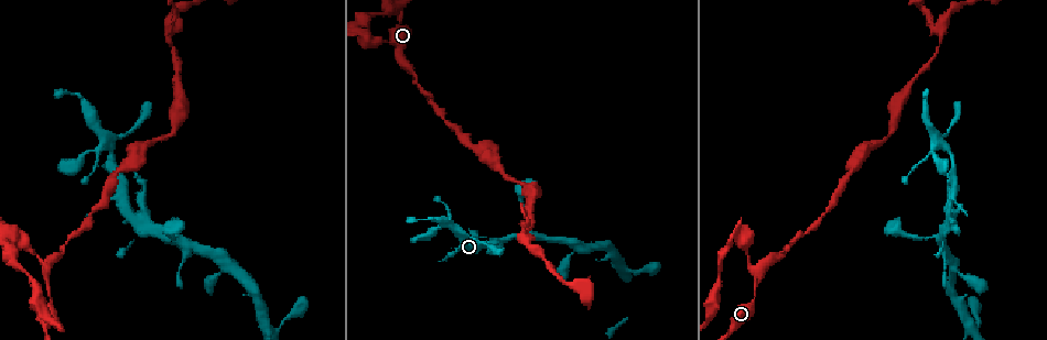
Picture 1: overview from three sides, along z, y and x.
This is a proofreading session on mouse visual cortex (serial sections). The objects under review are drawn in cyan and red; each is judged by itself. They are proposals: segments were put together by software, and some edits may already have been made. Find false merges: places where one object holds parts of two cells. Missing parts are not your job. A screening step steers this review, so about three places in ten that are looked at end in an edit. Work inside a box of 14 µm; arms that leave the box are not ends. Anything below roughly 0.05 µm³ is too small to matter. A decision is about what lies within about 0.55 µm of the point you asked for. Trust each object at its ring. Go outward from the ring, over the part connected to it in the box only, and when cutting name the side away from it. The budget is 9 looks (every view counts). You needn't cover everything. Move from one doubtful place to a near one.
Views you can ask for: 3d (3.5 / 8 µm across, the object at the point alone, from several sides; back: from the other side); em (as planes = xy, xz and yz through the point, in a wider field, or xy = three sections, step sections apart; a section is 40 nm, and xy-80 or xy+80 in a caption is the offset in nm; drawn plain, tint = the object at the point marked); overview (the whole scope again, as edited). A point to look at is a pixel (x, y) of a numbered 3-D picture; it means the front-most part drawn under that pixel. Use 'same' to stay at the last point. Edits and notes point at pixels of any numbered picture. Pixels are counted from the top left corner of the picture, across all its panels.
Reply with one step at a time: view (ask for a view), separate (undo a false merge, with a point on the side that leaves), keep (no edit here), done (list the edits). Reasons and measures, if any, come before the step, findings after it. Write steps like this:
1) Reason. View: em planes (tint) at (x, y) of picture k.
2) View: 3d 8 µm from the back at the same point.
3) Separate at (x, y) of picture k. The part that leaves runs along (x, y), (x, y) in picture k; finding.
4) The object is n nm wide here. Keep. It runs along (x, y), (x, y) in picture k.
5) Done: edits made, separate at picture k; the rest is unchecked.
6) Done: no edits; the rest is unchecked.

Narrows sharply. View: 3d 3.5 µm at (932, 150) of picture 1.

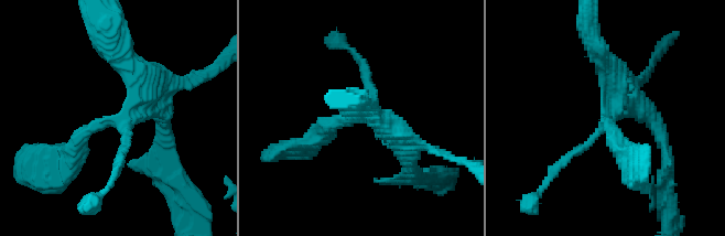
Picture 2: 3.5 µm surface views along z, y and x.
Keep. Continuous, no second cell.

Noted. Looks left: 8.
View: 3d 3.5 µm at (138, 219) of picture 1.

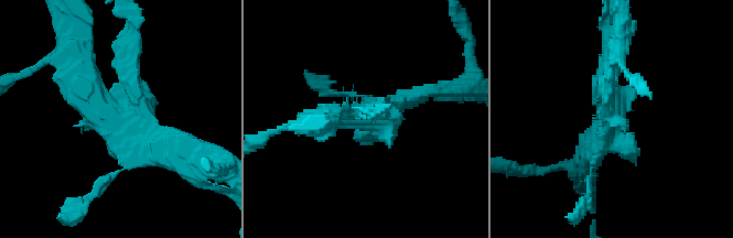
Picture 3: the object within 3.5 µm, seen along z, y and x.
Separate at (136, 68) of picture 3. The part that leaves runs along (125, 105), (135, 95), (135, 23) in picture 3; two cells meet here.

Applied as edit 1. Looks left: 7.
View: overview.

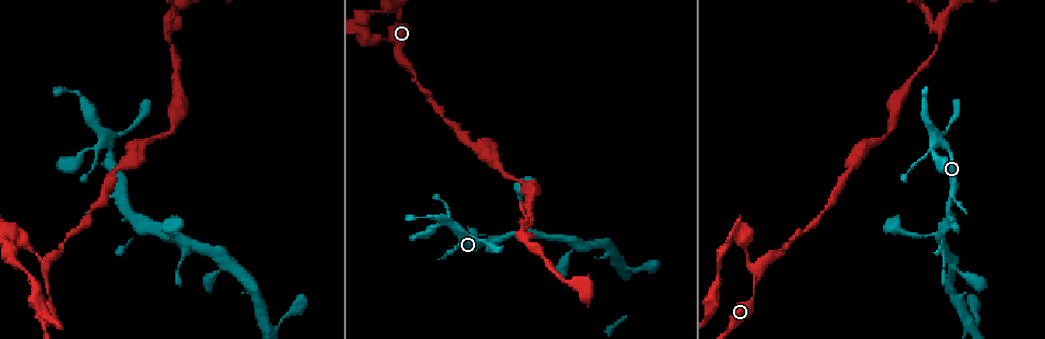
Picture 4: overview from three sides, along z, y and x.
Thick turns thin. View: 3d 3.5 µm from the back at (45, 274) of picture 4.

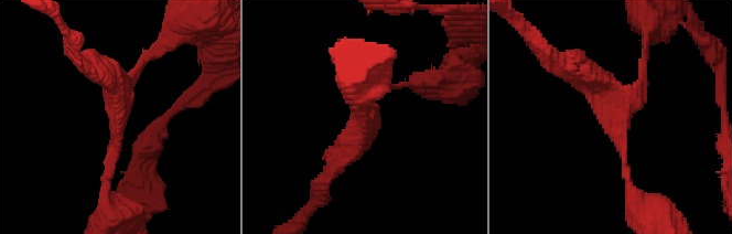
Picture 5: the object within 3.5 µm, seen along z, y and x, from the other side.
3 arms meet here; the arms are 100, 150, 350 nm wide; shape alone is not enough. View: em xy step 2 (tint) at (369, 112) of picture 5.

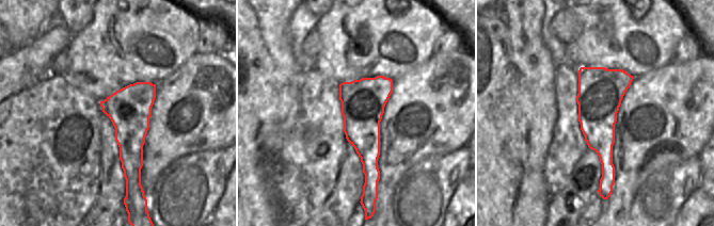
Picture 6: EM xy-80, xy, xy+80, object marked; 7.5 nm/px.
Another direction. View: em xy step 5 (tint) at the same point.

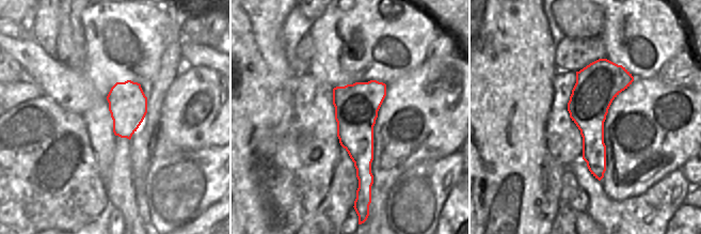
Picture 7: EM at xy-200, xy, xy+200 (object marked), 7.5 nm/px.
The object is 320 nm wide here. Keep. It runs along (628, 182), (623, 115), (574, 71) in picture 5; continuous, no second cell.

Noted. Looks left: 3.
Four or more arms meet. View: 3d 3.5 µm at (360, 28) of picture 4.

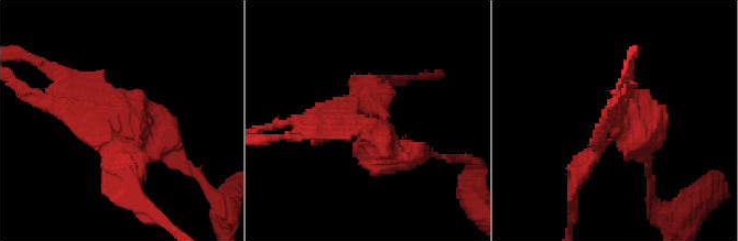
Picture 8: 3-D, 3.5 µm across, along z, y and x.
4 arms meet here; the arms are 100, 150, 200, 200 nm wide; shape alone is not enough. View: em xy step 5 (plain) at (119, 124) of picture 8.

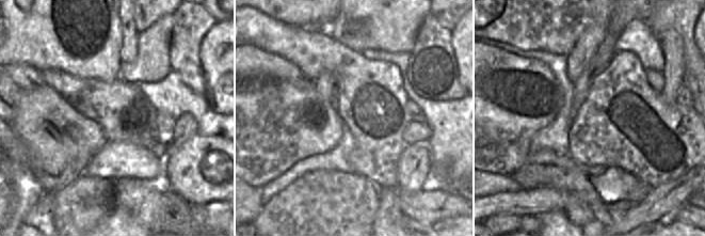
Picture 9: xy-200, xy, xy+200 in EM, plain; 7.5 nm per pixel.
Where the object lies. View: em xy step 5 (tint) at the same point.

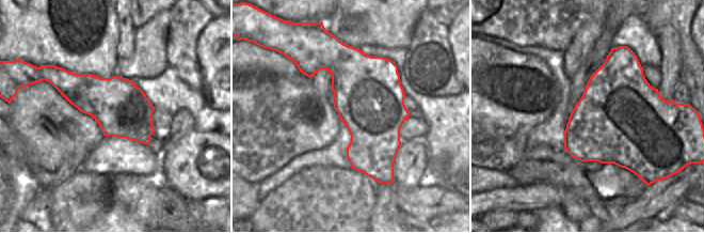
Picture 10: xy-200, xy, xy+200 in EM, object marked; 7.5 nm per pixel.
Separate at (43, 105) of picture 8. A border runs along (52, 83), (72, 84), (98, 110) in picture 10; a second cell is stuck on.

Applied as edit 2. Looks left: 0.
Done: edits made, separate at picture 3, separate at picture 8; the rest is unchecked.

